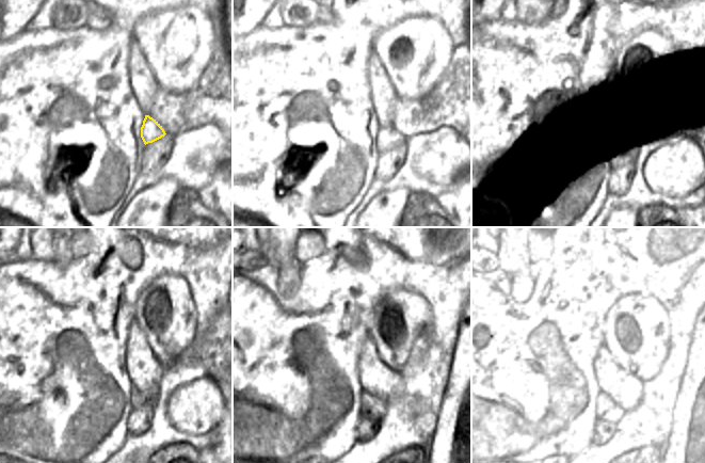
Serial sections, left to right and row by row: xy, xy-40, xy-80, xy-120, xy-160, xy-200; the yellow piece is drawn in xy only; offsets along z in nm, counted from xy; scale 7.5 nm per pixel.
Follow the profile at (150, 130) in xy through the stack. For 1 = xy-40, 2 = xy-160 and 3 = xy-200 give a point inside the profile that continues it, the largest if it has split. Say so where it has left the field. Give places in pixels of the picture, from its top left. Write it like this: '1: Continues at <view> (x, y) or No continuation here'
1: Continues at xy-40 (388, 139)
2: Continues at xy-160 (371, 406)
3: Continues at xy-200 (608, 410)

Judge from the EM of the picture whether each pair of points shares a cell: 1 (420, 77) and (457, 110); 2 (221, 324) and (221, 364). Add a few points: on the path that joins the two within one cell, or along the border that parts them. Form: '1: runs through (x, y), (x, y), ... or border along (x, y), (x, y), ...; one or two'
1: border along (446, 66), (437, 82), (425, 95), (410, 99); two
2: border along (221, 348), (215, 353), (211, 372); two

